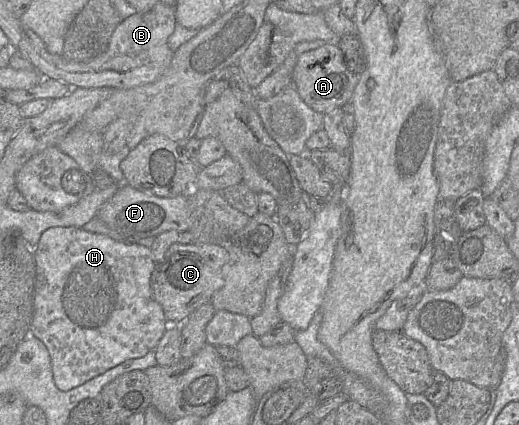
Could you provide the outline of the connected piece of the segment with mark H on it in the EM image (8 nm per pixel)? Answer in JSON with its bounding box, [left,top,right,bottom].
[31,227,168,390]

